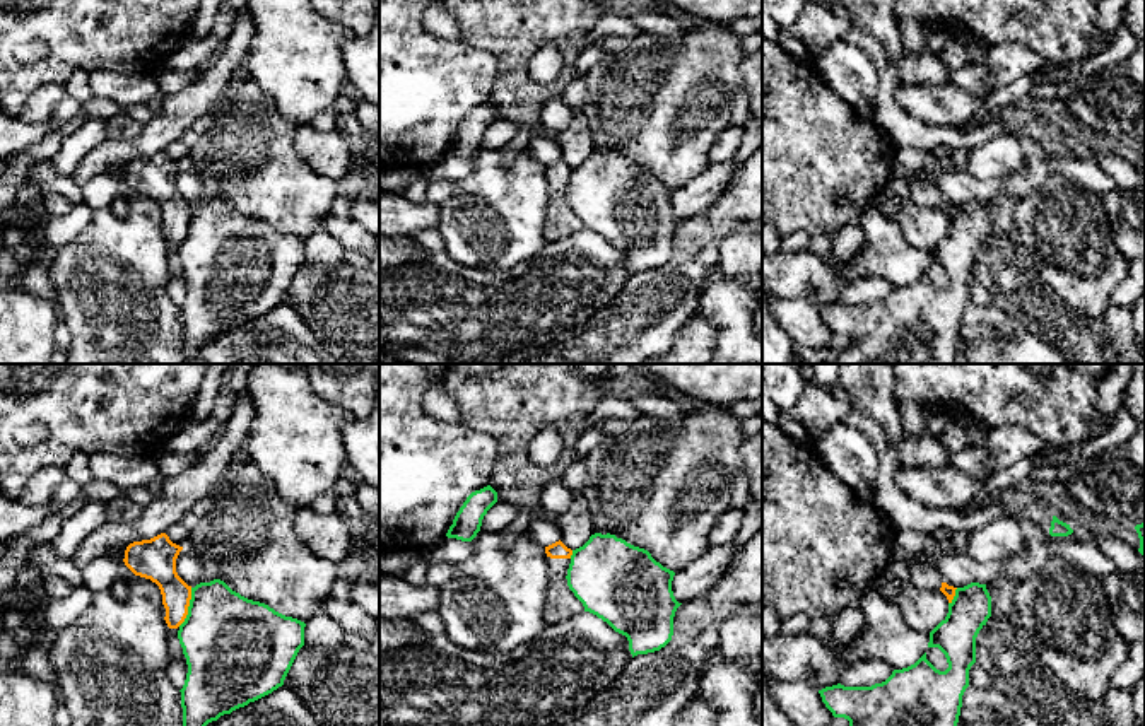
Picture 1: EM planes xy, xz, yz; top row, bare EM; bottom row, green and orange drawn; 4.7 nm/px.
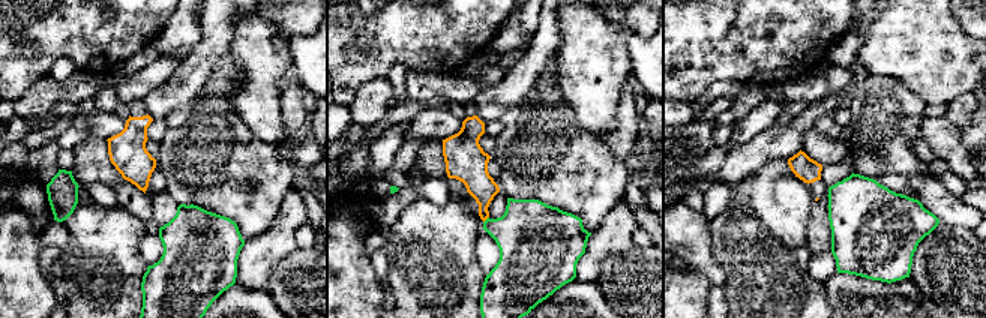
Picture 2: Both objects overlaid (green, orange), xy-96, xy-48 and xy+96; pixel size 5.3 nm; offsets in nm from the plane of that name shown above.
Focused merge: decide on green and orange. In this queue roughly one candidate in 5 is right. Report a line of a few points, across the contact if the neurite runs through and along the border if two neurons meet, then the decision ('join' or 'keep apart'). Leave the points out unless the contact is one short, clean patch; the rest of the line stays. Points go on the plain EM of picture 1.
xy (192, 205), (188, 231), (178, 243) | keep apart

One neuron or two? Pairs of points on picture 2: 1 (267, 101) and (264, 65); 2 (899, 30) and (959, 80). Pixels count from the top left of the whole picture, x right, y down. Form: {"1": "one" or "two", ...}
{"1": "one", "2": "one"}

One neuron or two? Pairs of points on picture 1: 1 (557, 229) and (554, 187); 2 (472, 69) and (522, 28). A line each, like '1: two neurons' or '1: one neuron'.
1: one neuron
2: two neurons

